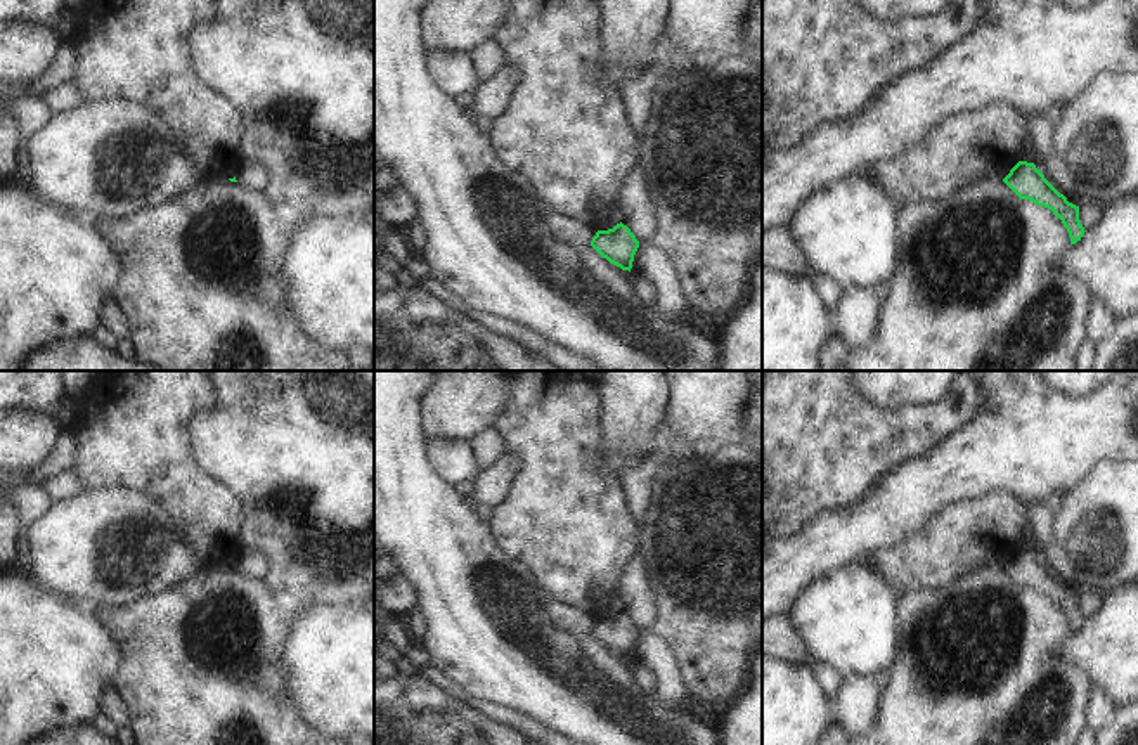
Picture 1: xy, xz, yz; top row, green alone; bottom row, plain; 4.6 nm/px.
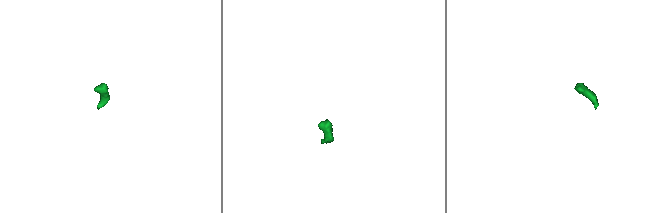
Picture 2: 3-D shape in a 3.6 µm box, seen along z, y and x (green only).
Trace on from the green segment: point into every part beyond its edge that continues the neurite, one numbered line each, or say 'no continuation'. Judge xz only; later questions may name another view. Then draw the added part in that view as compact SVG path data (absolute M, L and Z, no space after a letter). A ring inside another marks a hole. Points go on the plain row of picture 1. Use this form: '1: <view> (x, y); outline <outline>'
no continuation

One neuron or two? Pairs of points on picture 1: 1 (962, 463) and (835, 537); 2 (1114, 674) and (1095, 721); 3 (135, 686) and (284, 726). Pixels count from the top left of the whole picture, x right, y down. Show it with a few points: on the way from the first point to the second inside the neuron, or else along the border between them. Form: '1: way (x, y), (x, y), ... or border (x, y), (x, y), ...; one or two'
1: way (931, 482), (913, 491), (891, 513), (866, 525); one
2: border (1092, 686), (1097, 686), (1119, 707); two
3: way (172, 686), (198, 686), (226, 714), (248, 718); one

